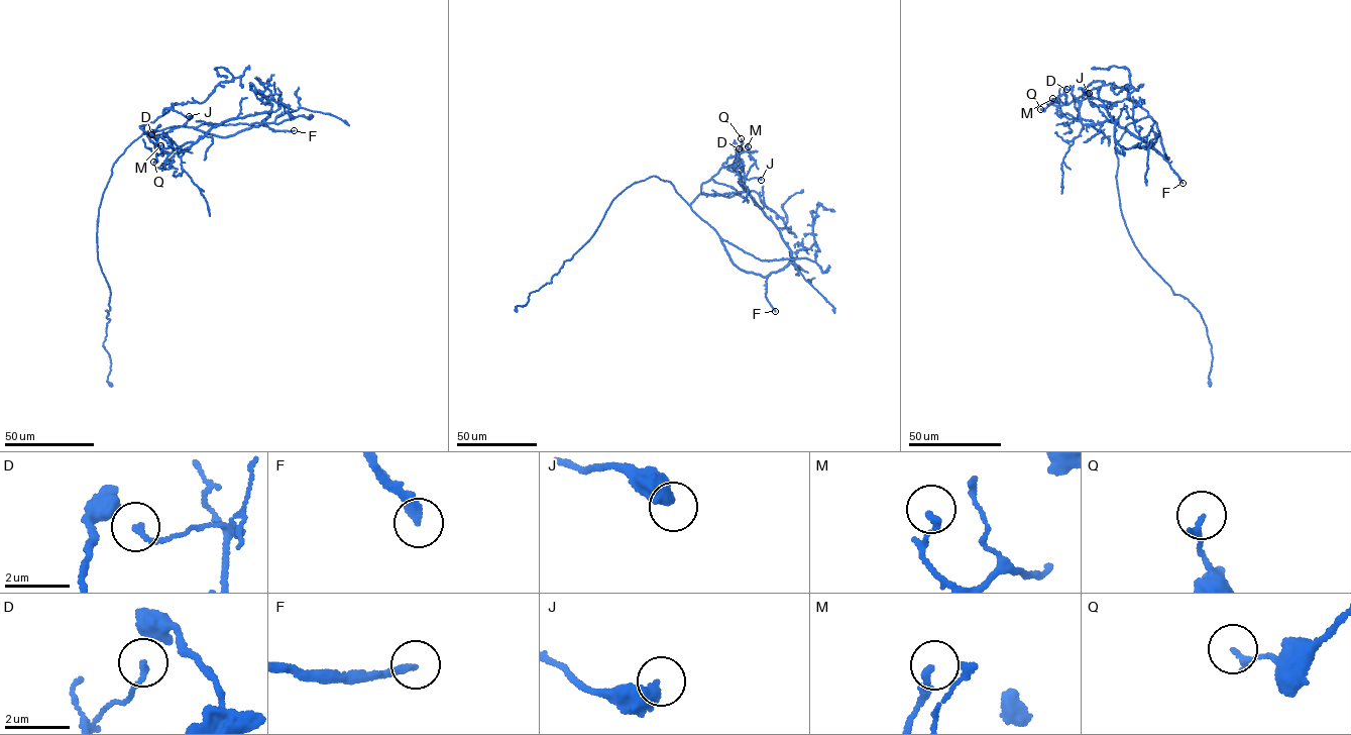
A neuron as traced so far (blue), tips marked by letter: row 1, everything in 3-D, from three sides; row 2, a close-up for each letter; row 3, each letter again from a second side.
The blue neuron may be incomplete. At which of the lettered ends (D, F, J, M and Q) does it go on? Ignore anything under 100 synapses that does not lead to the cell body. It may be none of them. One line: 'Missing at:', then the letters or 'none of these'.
Missing at: F

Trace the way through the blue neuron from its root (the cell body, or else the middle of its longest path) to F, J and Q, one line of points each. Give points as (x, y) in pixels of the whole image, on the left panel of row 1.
F: (135, 139), (144, 132), (173, 126), (192, 126), (222, 137), (261, 123), (274, 130), (294, 130)
J: (135, 139), (143, 133), (147, 121), (152, 122), (178, 104), (174, 104), (173, 109), (189, 116)
Q: (135, 139), (143, 133), (143, 125), (139, 126), (148, 133), (156, 147), (153, 162)

